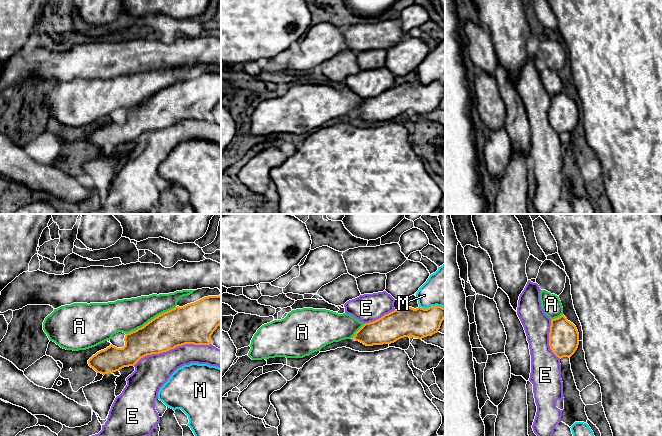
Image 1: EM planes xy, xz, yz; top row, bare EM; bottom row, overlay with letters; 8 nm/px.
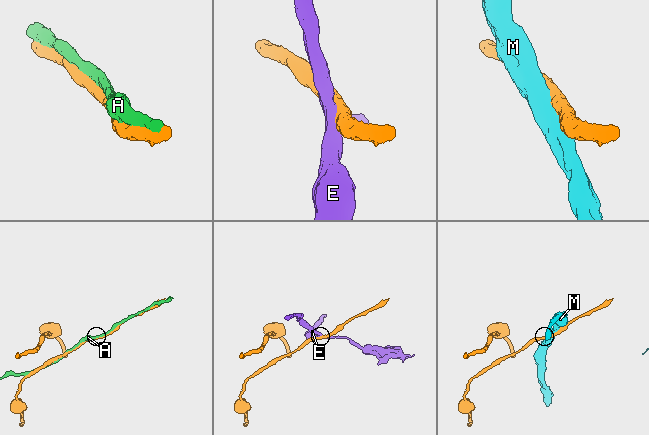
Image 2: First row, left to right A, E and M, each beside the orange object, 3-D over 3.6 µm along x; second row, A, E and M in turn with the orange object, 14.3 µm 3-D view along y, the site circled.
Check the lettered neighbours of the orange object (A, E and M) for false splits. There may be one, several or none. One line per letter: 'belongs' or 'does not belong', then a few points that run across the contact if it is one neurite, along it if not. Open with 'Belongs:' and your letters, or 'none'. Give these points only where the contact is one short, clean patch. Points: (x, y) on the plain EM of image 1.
Belongs: A
A: belongs
E: does not belong
M: does not belong

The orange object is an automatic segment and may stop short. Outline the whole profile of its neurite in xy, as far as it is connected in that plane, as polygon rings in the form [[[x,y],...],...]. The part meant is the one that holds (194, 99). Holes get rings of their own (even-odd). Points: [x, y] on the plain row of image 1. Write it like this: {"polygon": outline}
{"polygon": [[[182,66],[169,70],[152,70],[131,75],[117,76],[108,79],[73,79],[61,82],[48,91],[43,98],[43,106],[50,117],[55,118],[66,126],[86,126],[110,116],[117,108],[125,109],[125,122],[117,124],[112,120],[104,126],[97,128],[88,140],[97,149],[103,151],[119,147],[124,143],[134,142],[141,134],[167,128],[185,120],[210,121],[211,111],[221,101],[221,70],[219,72],[204,73],[194,79],[183,83],[177,81],[178,76],[188,72],[196,66]]]}

